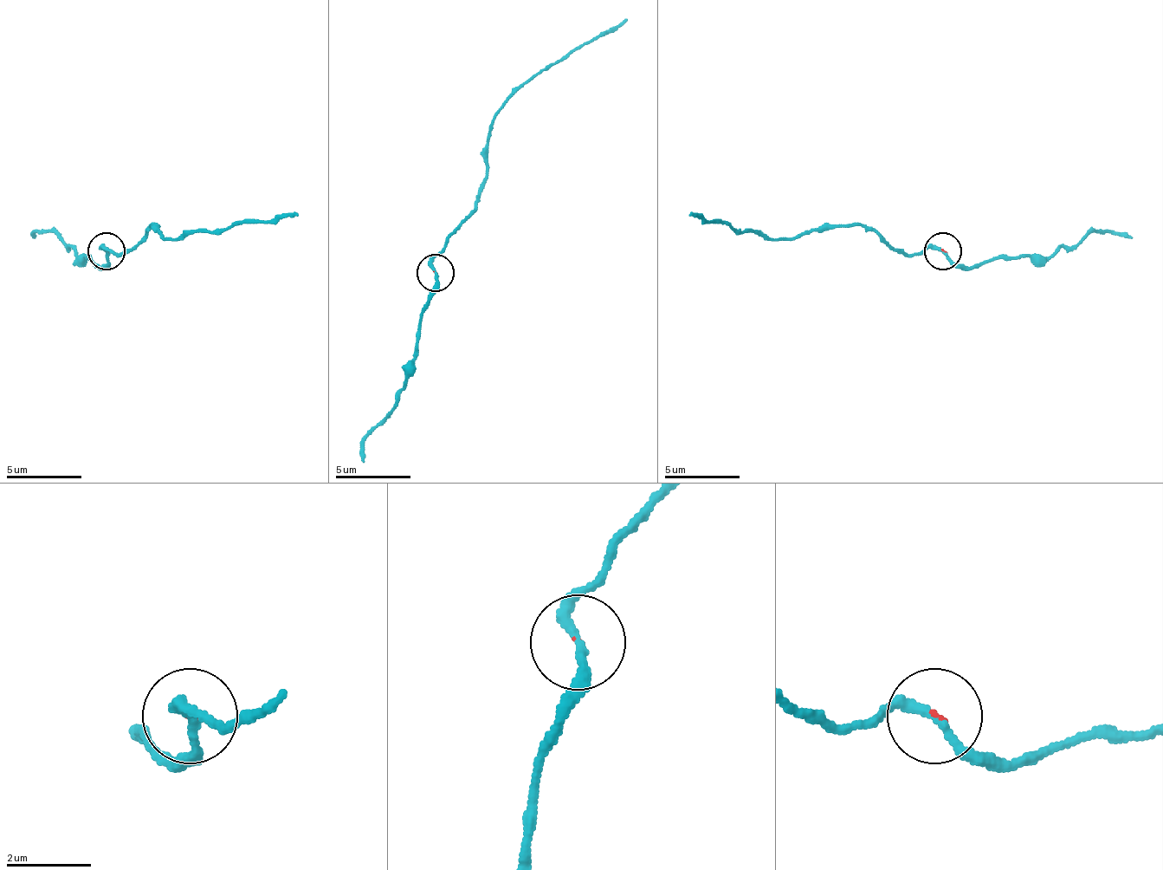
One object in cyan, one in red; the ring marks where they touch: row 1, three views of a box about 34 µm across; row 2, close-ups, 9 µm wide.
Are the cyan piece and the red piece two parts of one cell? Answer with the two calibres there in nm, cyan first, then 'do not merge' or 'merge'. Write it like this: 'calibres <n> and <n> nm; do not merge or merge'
calibres 200 and 70 nm; do not merge

